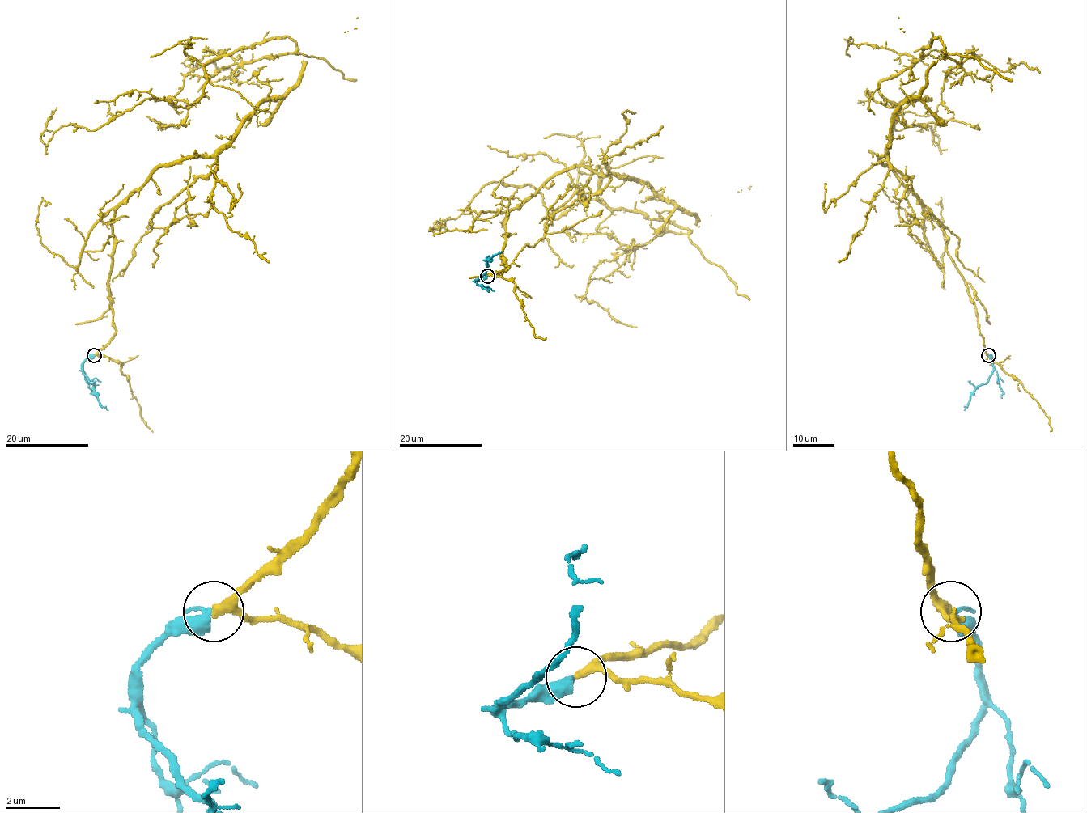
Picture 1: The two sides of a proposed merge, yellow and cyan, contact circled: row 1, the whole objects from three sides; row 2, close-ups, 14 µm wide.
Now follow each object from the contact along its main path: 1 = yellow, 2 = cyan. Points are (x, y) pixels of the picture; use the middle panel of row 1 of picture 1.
1: (487, 276), (507, 214), (576, 167), (698, 226), (609, 208), (597, 166), (557, 218), (498, 182), (450, 218)
2: (487, 276), (476, 281), (486, 271), (487, 261), (501, 251)

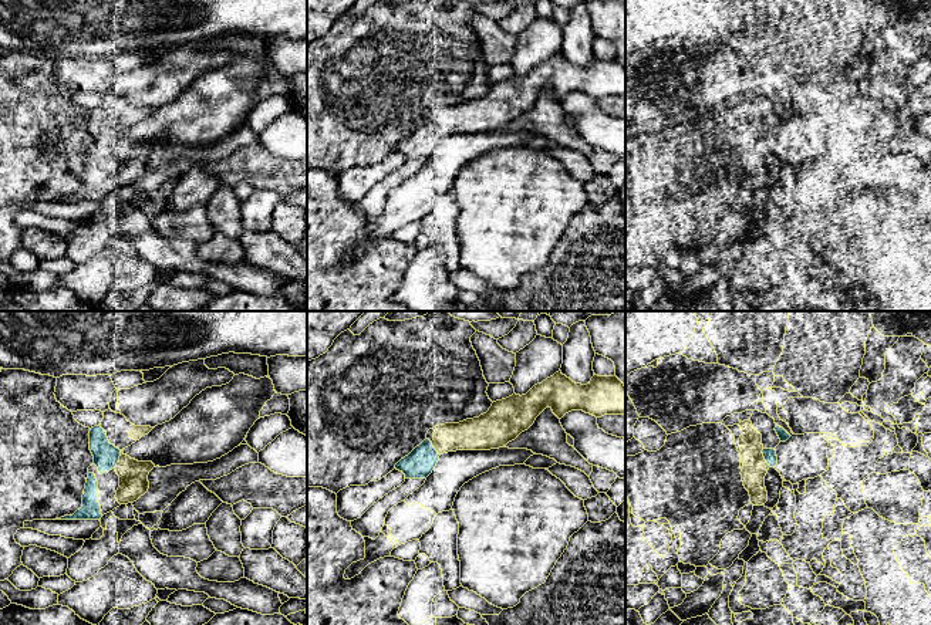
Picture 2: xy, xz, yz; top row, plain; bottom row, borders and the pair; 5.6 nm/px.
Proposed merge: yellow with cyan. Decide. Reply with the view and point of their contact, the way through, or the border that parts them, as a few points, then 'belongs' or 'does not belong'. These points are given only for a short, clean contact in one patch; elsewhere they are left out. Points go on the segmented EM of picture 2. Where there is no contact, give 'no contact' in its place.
contact xy (120, 459); belongs

